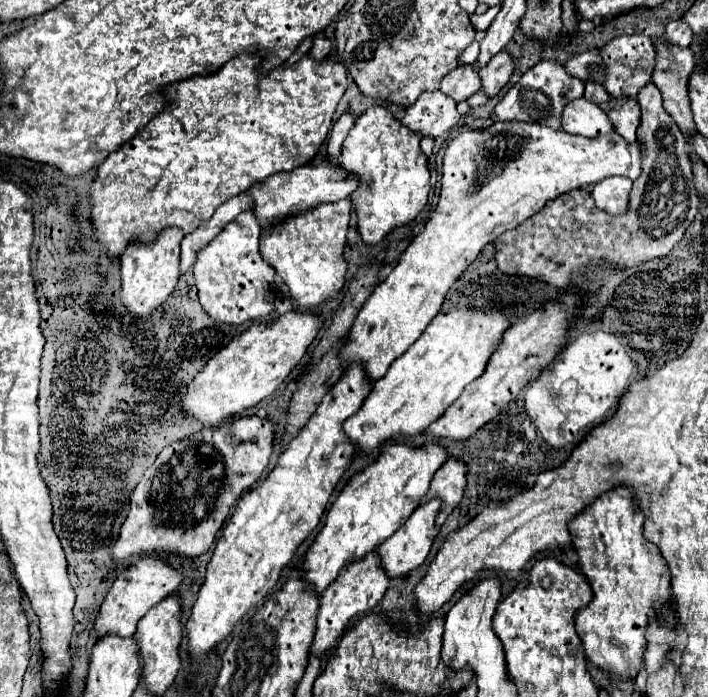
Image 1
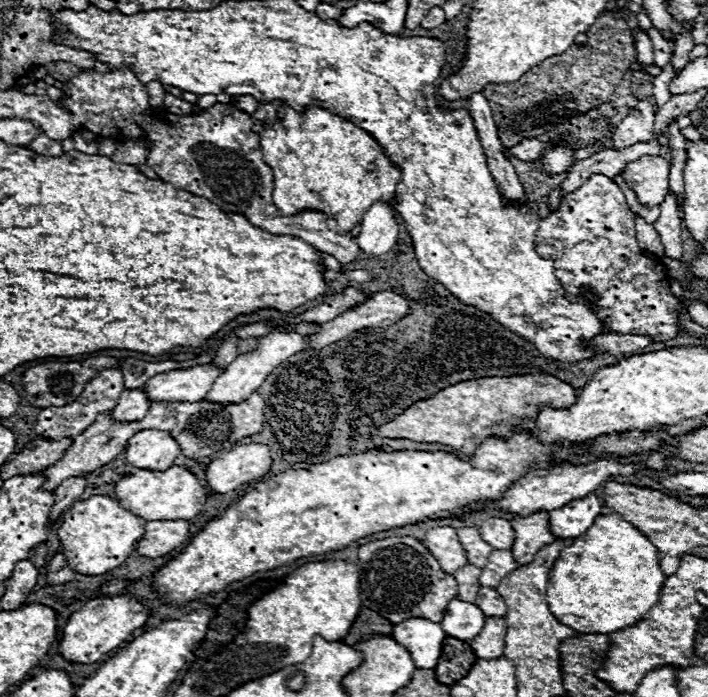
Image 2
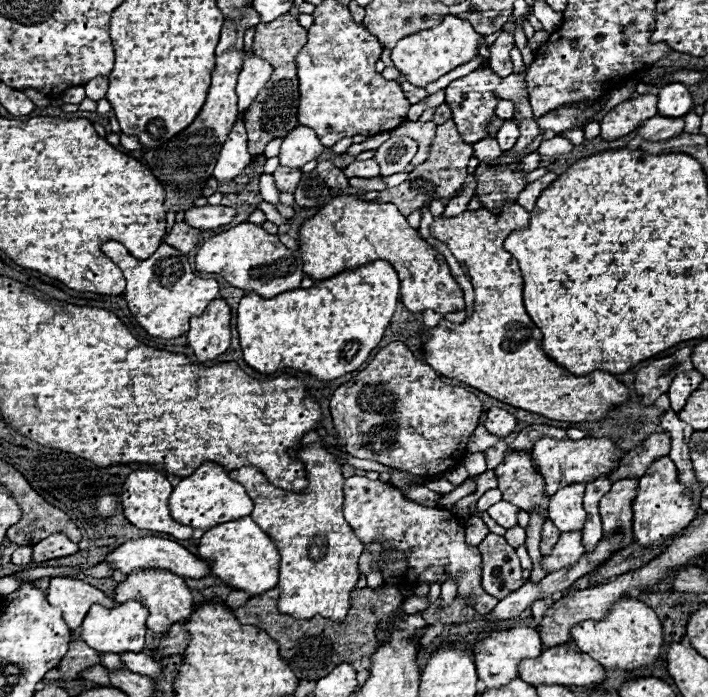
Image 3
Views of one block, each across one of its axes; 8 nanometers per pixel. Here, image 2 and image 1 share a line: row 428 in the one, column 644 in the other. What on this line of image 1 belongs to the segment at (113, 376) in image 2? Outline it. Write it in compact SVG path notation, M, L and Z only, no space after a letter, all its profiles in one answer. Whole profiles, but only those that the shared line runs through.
M632 34L632 36L620 36L610 40L602 50L600 50L600 58L606 64L606 76L604 76L604 88L610 96L630 96L636 98L638 90L642 86L646 86L646 82L650 82L650 72L654 70L654 60L656 60L656 52L654 52L654 44L648 36L644 34Z

